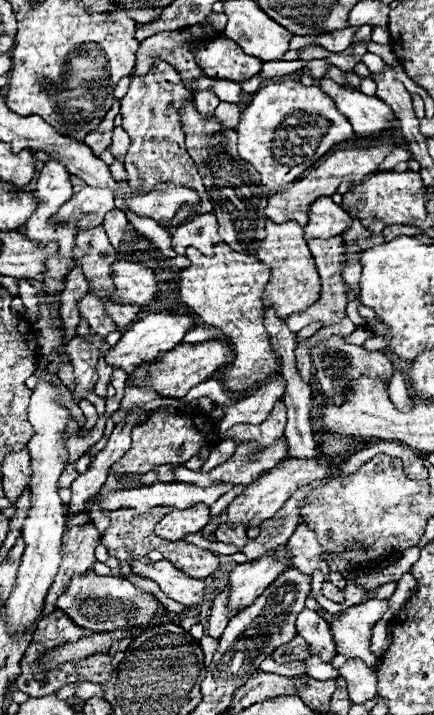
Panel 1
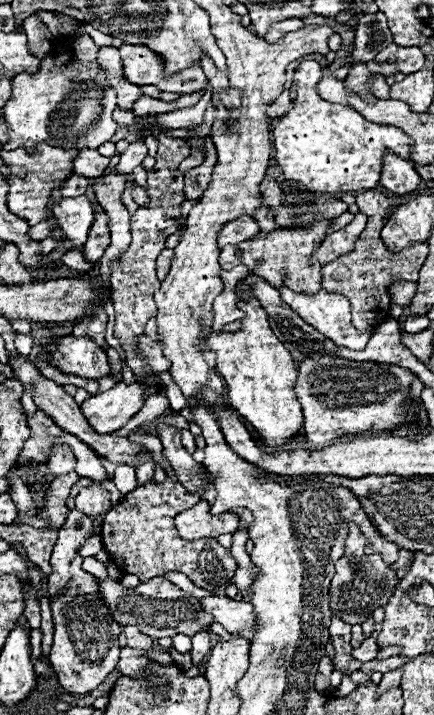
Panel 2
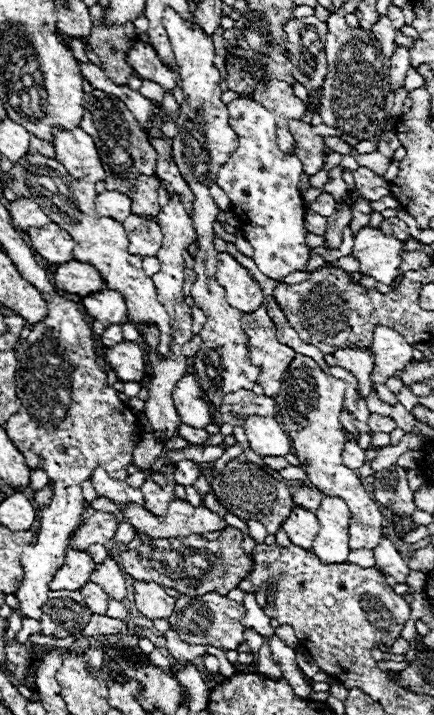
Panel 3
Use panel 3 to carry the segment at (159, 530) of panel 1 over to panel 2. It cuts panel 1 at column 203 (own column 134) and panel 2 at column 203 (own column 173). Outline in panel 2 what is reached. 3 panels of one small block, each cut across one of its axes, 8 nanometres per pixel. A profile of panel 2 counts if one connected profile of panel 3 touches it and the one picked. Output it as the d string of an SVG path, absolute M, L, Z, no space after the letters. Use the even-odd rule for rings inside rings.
M200 500L196 506L184 510L174 518L176 530L186 540L198 538L218 538L220 534L232 534L238 530L238 516L236 514L222 514L212 516L210 506L206 500Z

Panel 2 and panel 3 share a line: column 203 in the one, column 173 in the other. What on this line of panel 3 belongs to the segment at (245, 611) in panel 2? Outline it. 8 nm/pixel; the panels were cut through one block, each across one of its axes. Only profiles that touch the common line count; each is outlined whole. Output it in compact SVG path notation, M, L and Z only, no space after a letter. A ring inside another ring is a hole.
M136 580L132 584L132 592L134 592L134 604L138 608L140 614L144 614L146 618L154 620L154 618L168 618L174 610L174 598L170 598L164 588L156 582L140 582Z

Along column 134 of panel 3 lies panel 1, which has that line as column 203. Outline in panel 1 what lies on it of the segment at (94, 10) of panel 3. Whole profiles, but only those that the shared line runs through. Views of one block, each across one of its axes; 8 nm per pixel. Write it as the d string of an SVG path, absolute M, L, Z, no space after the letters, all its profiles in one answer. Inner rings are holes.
M184 28L184 30L174 30L174 32L158 32L156 36L150 36L146 40L140 42L138 50L136 50L136 64L134 64L134 72L136 76L146 76L146 72L150 72L150 68L154 66L156 58L162 58L164 62L168 62L170 66L174 66L174 70L182 76L182 82L186 84L186 88L192 90L192 80L202 76L202 70L196 66L194 62L194 48L202 46L202 42L210 42L210 38L216 38L218 34L212 28Z

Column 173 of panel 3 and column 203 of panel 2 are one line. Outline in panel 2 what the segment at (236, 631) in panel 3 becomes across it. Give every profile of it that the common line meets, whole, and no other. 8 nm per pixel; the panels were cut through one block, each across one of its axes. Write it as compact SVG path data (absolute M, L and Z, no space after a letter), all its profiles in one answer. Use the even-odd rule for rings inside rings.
M162 576L140 582L136 588L124 588L120 580L110 580L110 578L96 580L96 582L100 588L100 598L106 602L114 622L120 622L122 626L128 626L128 624L138 626L144 634L156 640L174 636L178 632L186 636L194 636L196 632L206 630L214 622L208 614L202 614L202 610L198 610L196 598L184 594L176 584L172 584Z

